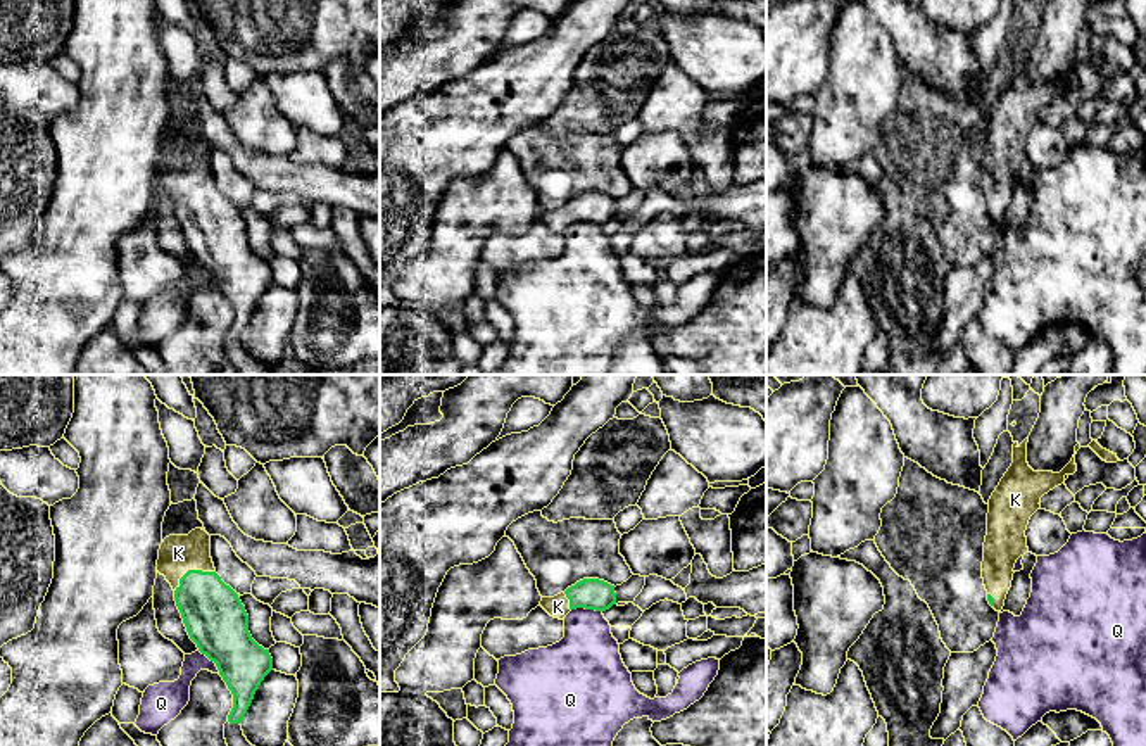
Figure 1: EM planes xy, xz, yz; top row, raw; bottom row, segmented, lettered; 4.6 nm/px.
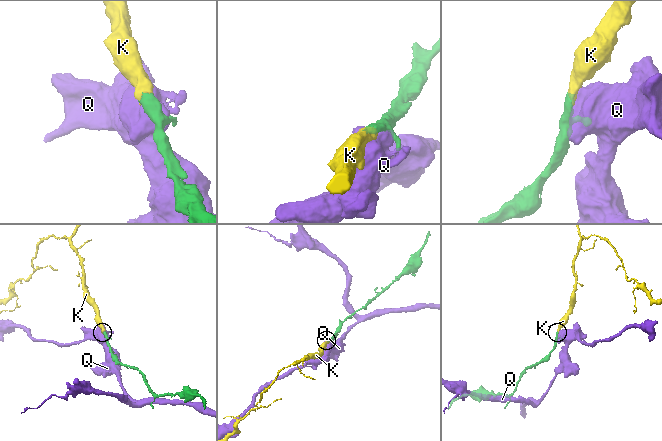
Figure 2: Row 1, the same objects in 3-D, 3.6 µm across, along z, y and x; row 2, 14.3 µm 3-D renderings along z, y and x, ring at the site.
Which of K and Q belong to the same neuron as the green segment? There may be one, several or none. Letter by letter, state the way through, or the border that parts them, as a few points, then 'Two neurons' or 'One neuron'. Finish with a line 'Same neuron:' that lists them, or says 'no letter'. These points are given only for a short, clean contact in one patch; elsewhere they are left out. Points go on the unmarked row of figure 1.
K: Path across: xy (213, 227), (201, 209), (190, 183), (178, 166). One neuron
Q: Two neurons
Same neuron: K

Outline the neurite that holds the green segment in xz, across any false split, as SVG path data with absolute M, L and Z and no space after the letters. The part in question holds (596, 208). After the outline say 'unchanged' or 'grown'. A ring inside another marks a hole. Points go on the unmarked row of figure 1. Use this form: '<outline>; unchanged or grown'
M583 192L554 211L542 211L540 219L554 231L564 230L576 221L606 224L616 218L614 199L599 192Z; grown

